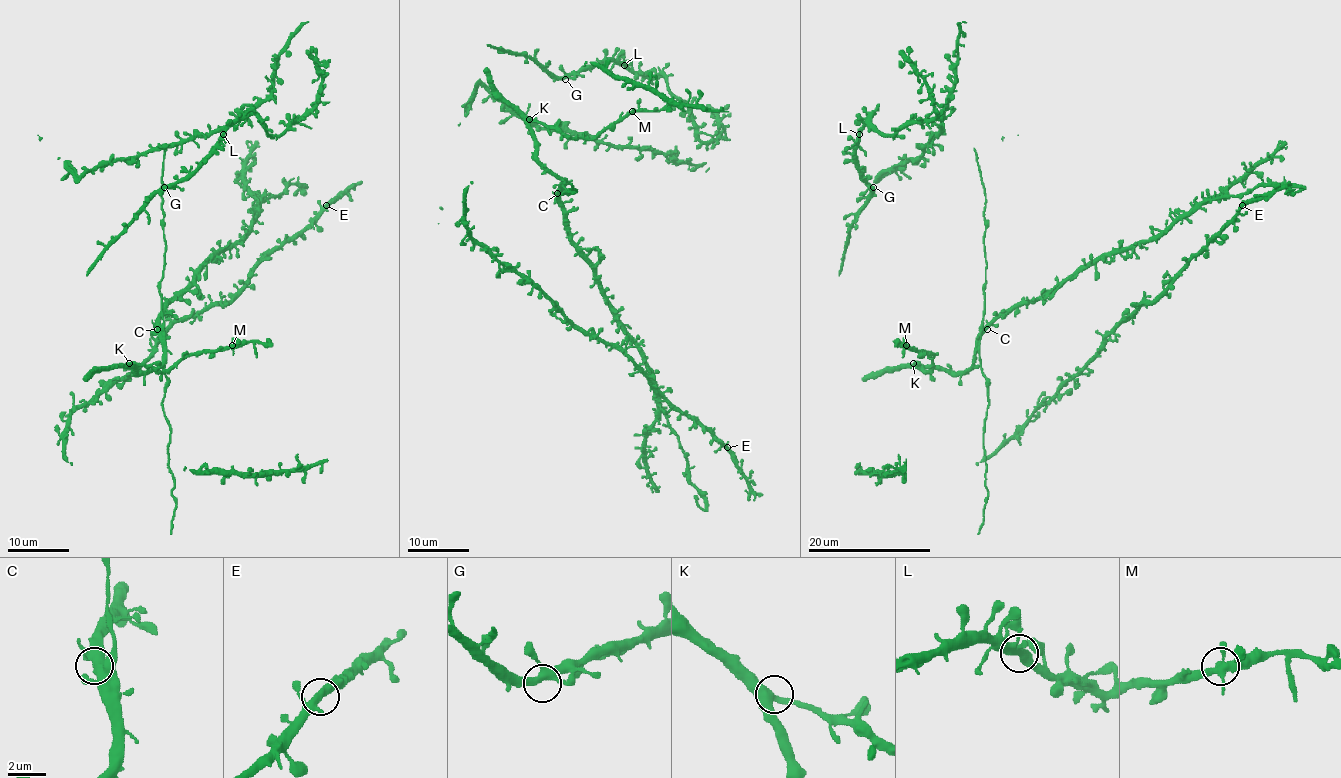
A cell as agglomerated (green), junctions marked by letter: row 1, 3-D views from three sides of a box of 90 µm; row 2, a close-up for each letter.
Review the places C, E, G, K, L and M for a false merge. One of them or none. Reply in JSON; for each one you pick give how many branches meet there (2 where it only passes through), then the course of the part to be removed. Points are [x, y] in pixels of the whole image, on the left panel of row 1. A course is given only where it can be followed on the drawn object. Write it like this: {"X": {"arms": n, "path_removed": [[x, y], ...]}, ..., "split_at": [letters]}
{"split_at": []}

